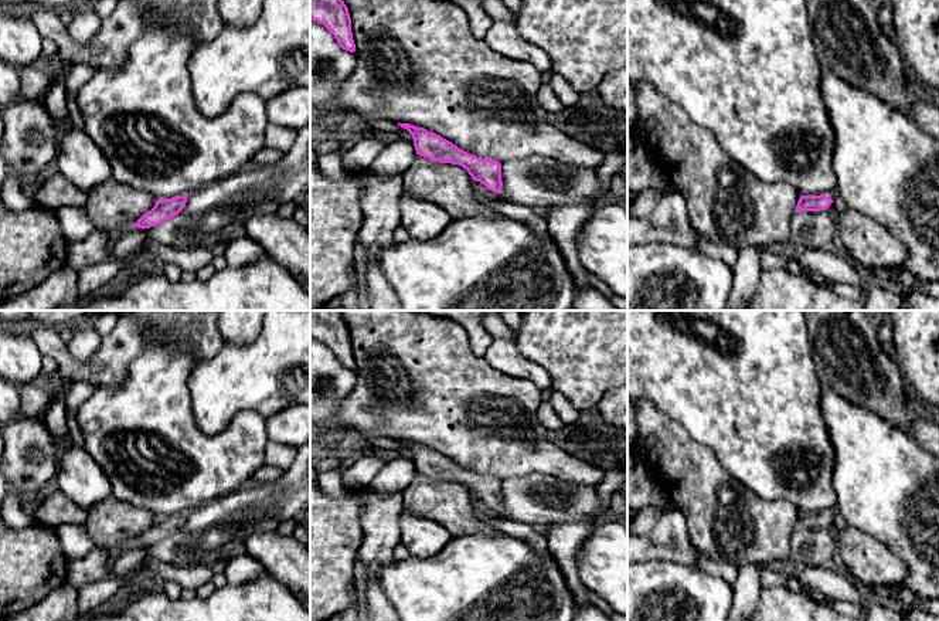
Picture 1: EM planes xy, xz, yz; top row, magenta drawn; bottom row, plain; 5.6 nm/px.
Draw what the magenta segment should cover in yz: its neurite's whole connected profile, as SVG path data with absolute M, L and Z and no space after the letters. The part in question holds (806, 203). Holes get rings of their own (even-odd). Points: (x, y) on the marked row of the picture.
M838 189L820 196L802 196L795 211L820 211L831 206L833 198L838 196Z

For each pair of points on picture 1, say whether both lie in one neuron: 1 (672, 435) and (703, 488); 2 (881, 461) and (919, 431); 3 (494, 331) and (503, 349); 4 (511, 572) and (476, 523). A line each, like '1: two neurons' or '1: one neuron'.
1: one neuron
2: two neurons
3: two neurons
4: two neurons

